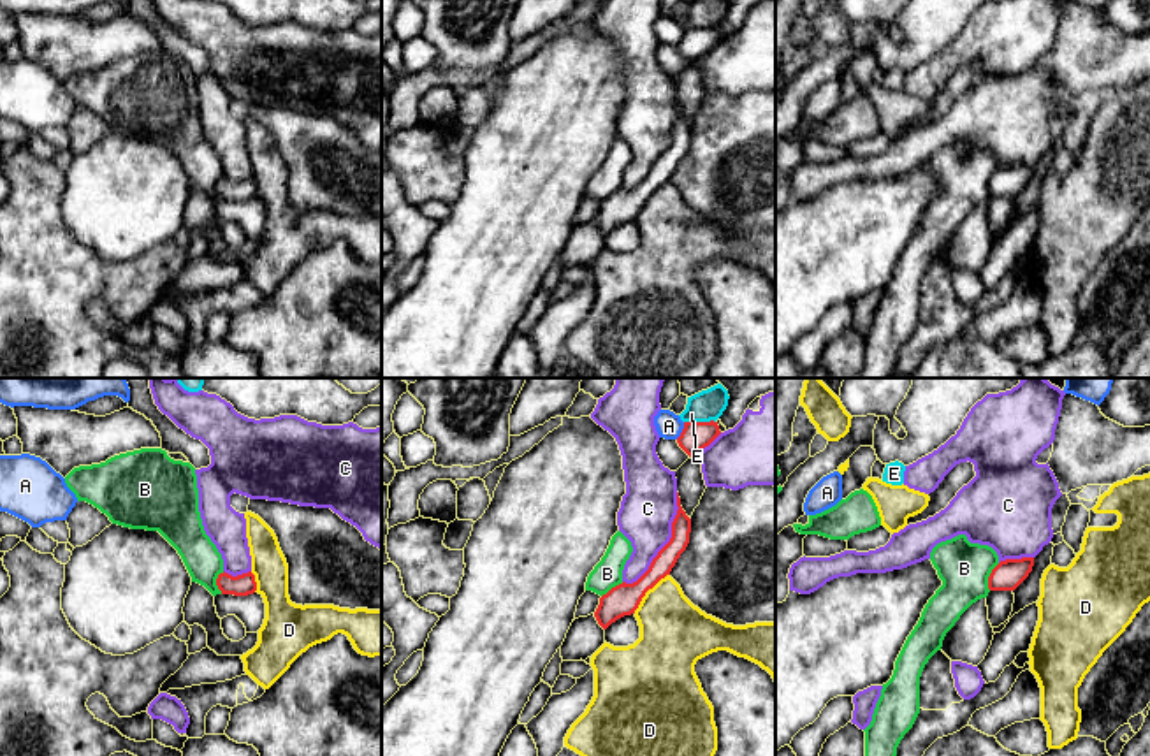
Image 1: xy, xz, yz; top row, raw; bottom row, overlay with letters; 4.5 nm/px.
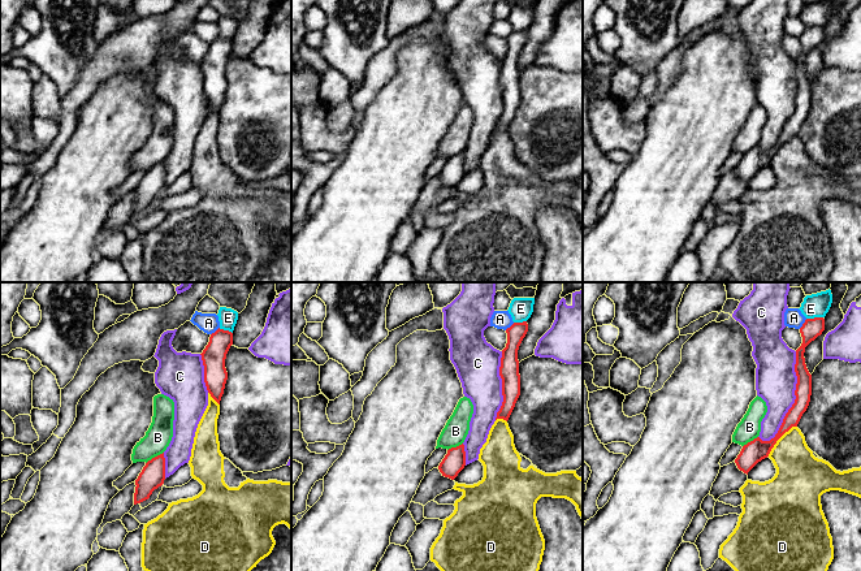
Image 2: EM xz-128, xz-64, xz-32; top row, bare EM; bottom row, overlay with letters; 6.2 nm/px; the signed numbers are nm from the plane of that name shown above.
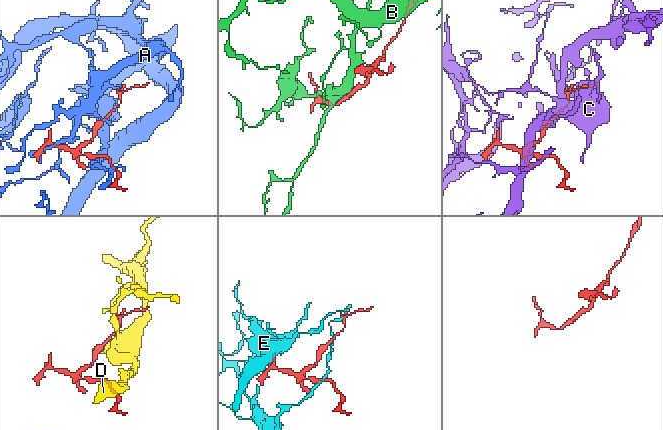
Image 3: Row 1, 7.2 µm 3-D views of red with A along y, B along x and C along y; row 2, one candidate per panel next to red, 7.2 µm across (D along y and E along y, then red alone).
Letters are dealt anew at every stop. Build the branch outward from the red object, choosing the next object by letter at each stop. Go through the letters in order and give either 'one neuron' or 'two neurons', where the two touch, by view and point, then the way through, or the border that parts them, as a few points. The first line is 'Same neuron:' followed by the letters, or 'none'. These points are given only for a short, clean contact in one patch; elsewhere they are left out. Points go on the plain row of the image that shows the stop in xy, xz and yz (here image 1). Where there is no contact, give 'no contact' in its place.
Same neuron: C
A: two neurons | xz (683, 37)
B: two neurons | yz (989, 183)
C: one neuron | xz (667, 150)
D: two neurons | xz (647, 196)
E: two neurons | xz (698, 29)

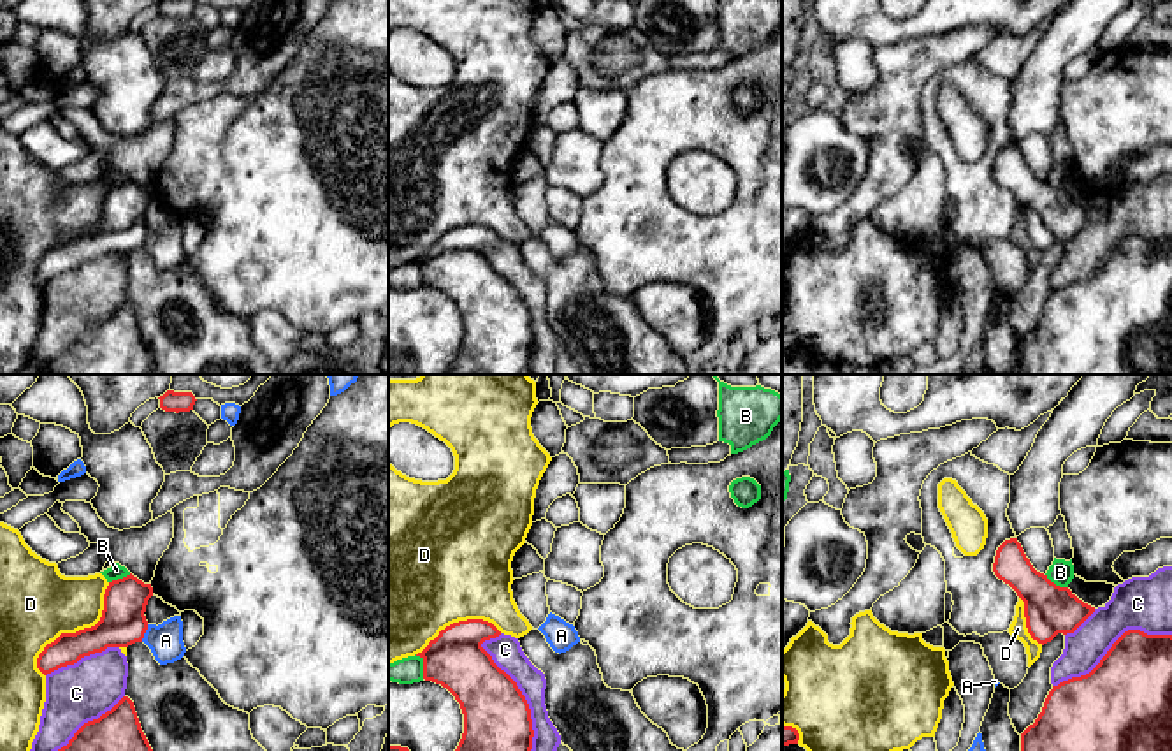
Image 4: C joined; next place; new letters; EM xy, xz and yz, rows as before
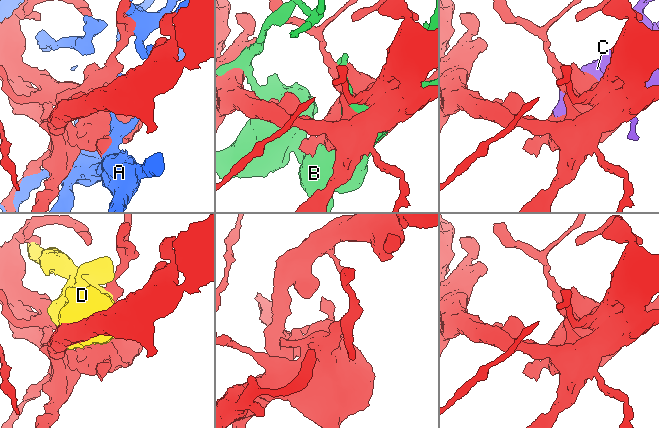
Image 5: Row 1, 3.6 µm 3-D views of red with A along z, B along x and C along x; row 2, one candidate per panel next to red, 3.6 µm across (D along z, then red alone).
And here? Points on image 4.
Same neuron: none
A: two neurons | xy (144, 238)
B: two neurons | xz (424, 271)
C: two neurons | xz (524, 303)
D: two neurons | xy (76, 238)

